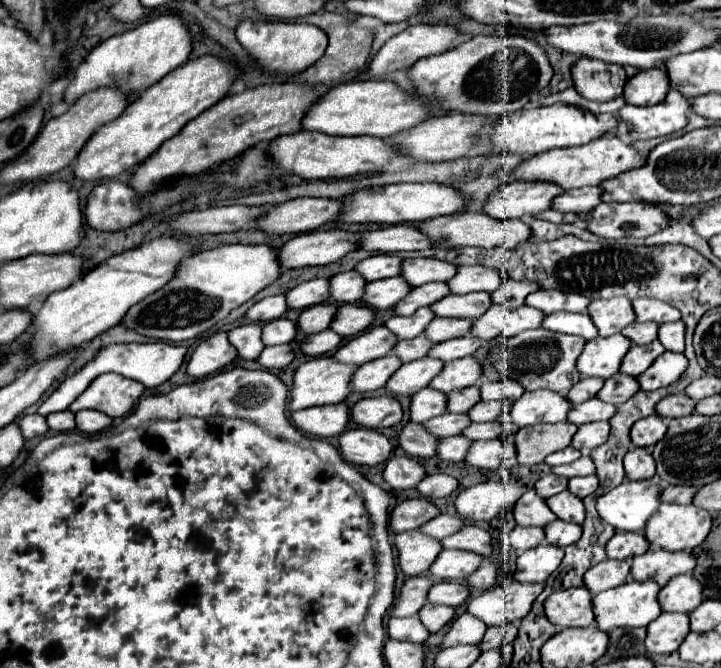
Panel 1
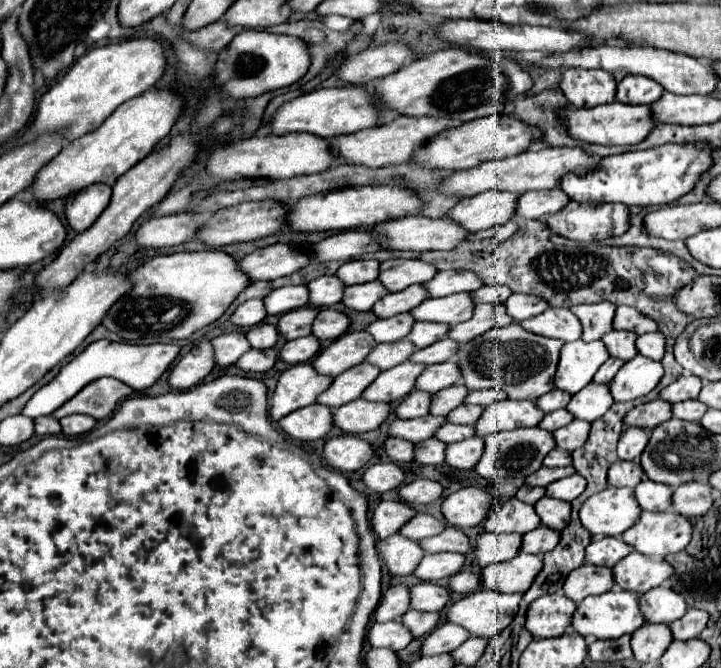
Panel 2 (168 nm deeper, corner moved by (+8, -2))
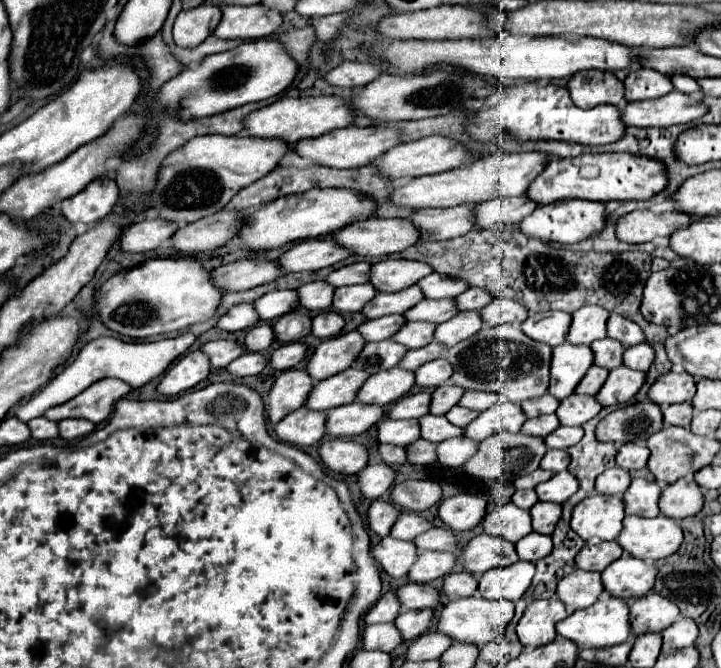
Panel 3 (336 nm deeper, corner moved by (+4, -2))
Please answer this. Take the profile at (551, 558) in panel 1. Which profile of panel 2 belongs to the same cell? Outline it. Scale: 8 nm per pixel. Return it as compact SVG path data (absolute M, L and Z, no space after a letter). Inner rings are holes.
M518 553L514 559L488 565L482 571L482 583L498 593L526 593L536 579L536 575L542 571L544 561L540 555L530 553Z

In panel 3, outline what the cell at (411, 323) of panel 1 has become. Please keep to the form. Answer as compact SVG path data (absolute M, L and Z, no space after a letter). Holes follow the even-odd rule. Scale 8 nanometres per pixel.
M386 315L386 317L364 321L358 327L358 333L366 341L384 341L384 339L390 339L404 323L406 323L406 319L402 315Z

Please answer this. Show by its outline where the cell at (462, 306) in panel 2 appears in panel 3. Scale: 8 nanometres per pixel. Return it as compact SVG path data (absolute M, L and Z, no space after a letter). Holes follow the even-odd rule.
M422 299L420 303L416 303L414 307L410 307L408 311L404 311L406 321L430 321L430 323L442 323L446 319L450 319L456 313L454 301L450 299Z

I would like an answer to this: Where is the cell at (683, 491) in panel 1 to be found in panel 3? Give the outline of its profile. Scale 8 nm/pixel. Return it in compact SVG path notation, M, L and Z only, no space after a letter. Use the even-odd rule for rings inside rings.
M632 479L630 487L622 495L624 513L626 515L642 515L642 517L660 515L658 495L660 495L660 487L654 481Z

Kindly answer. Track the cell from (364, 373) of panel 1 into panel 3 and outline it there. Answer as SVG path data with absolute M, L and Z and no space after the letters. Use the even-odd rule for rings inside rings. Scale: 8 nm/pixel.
M350 367L342 373L332 375L330 379L318 381L312 387L304 405L314 411L328 411L332 407L346 405L356 399L356 393L364 385L366 379L368 379L368 375L364 371Z

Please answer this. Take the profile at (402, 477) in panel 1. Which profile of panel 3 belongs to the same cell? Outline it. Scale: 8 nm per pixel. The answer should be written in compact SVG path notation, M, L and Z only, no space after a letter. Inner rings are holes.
M378 463L378 465L366 465L358 473L358 485L366 499L380 499L380 495L392 487L396 473L392 467Z

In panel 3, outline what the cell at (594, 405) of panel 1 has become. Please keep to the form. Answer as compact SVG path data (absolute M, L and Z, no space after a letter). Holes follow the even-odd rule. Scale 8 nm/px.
M552 413L552 415L540 415L540 417L534 417L534 419L528 419L520 433L524 435L534 435L534 437L546 437L550 435L554 429L558 429L560 423L558 423L558 417Z

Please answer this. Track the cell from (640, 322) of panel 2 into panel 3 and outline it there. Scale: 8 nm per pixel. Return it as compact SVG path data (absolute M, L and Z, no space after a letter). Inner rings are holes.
M612 313L612 315L608 317L606 331L608 331L608 337L610 337L610 339L620 341L624 347L638 345L638 343L644 341L642 329L640 329L636 323L630 323L630 319L626 319L626 317L622 317L622 315L616 315L616 313Z

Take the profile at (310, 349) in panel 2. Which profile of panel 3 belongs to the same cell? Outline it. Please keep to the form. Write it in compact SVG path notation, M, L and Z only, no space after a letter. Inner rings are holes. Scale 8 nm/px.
M286 343L282 347L278 347L272 357L270 357L270 365L276 371L286 371L296 367L302 359L306 357L306 347L302 343Z

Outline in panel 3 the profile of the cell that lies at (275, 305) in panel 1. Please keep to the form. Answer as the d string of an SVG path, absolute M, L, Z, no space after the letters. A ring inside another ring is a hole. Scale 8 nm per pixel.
M240 303L240 305L234 305L226 315L222 315L218 319L216 327L222 331L240 331L240 329L248 329L256 323L258 323L258 313L254 311L254 305Z

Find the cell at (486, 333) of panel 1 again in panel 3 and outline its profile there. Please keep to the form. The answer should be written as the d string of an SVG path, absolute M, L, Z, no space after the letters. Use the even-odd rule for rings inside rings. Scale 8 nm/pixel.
M460 311L452 319L436 325L434 341L446 347L452 347L454 343L468 339L470 335L478 333L484 327L478 311Z

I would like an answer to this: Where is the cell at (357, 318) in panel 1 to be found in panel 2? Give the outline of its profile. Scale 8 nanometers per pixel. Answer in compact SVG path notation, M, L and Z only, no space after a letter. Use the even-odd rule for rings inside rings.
M322 309L318 313L318 319L314 321L312 333L320 341L334 341L346 333L348 325L350 325L350 319L344 313L334 311L334 309Z

